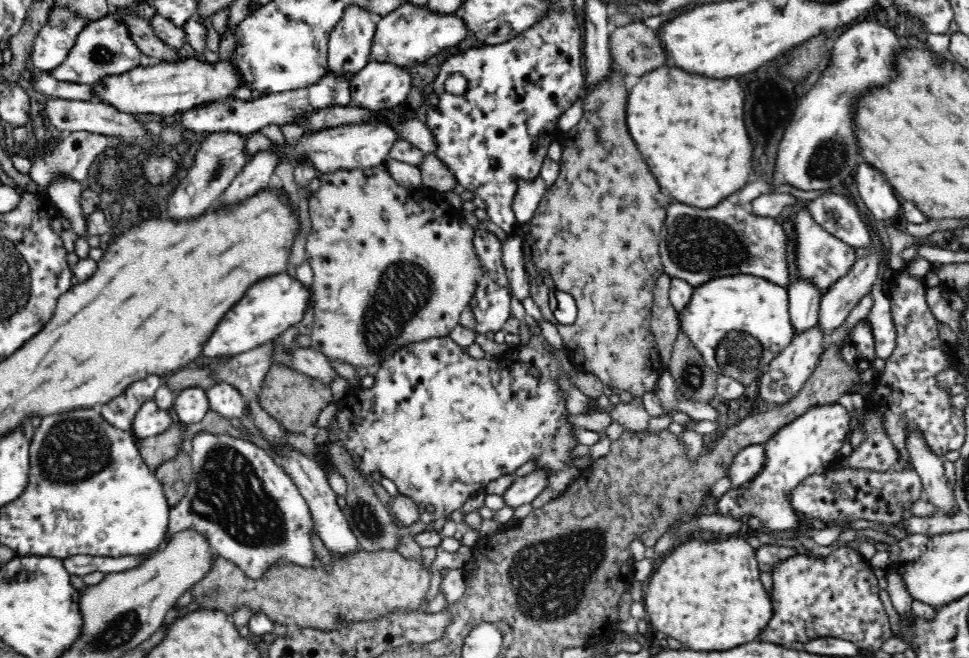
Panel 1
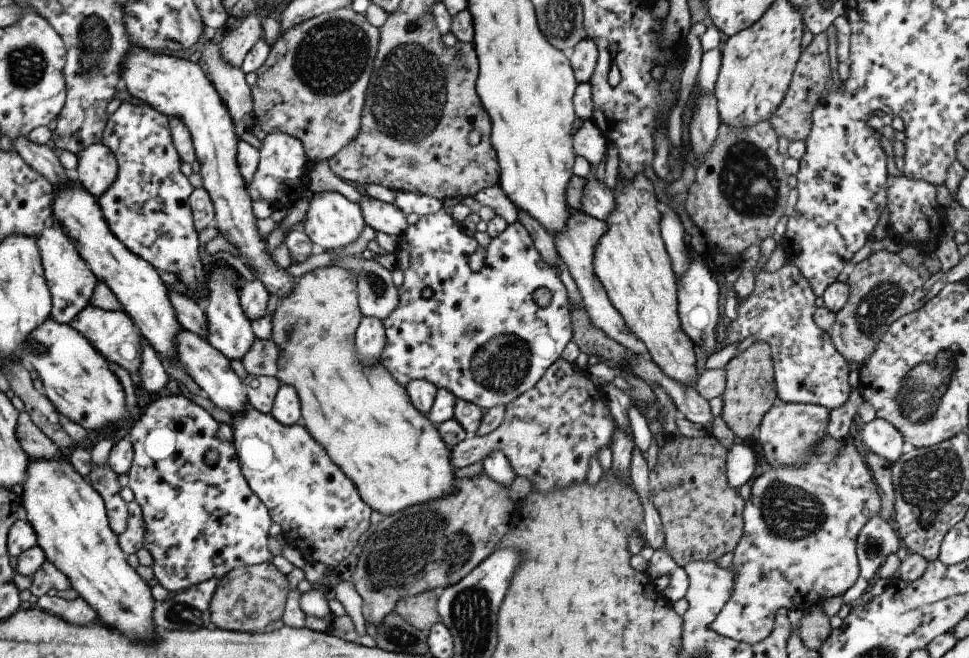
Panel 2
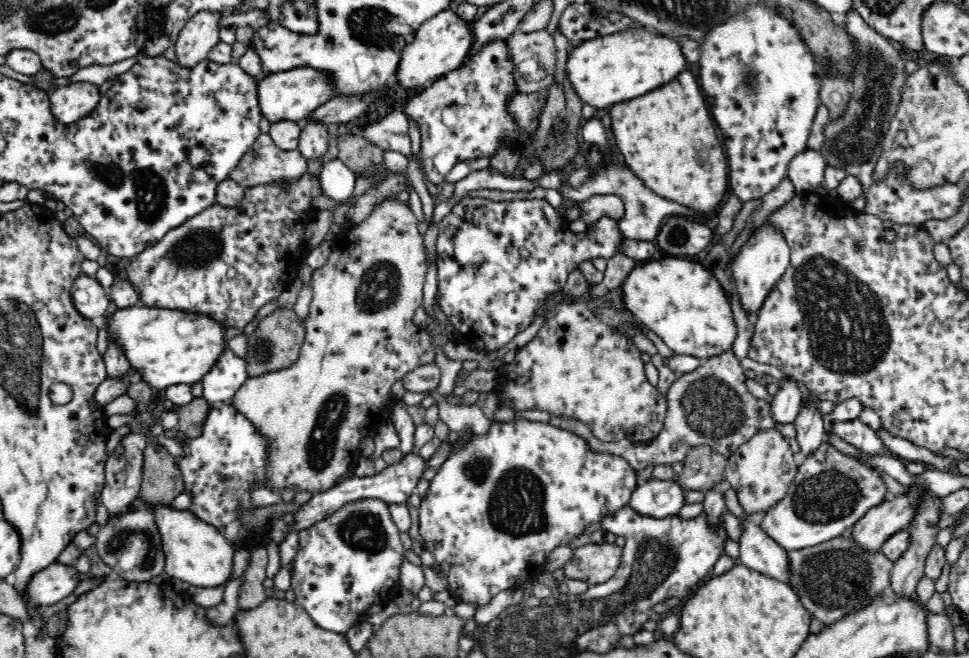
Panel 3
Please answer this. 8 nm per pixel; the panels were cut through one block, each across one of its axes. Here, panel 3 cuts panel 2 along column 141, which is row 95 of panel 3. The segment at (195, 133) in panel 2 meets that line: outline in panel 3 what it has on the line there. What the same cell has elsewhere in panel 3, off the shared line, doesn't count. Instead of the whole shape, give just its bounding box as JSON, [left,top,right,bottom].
[49,82,99,124]

